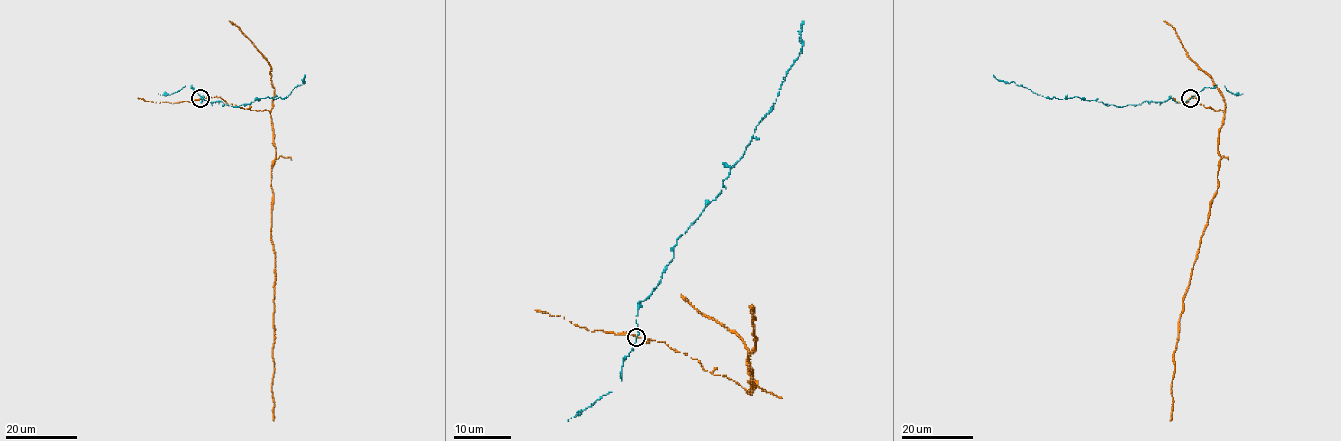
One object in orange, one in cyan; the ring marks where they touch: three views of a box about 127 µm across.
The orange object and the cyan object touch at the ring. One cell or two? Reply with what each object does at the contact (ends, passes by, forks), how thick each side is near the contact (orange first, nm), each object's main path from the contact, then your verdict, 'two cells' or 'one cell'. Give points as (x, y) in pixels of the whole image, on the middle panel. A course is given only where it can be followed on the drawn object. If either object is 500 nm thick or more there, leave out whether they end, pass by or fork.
orange passes by; cyan passes by; 240 nm thick on the orange side, 160 nm on the other; orange runs (636, 337), (662, 341), (747, 391), (756, 382), (749, 380), (749, 354), (754, 349), (751, 304); cyan runs (636, 337), (639, 302), (658, 285), (676, 240), (721, 191), (772, 106), (801, 53), (803, 21); one cell

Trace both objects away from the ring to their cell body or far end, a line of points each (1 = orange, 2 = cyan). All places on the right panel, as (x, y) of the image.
1: (1190, 98), (1193, 96), (1204, 106), (1222, 110), (1223, 113), (1219, 132), (1217, 192), (1179, 319), (1169, 420)
2: (1190, 98), (1121, 107), (1077, 96), (1046, 98), (993, 75)

